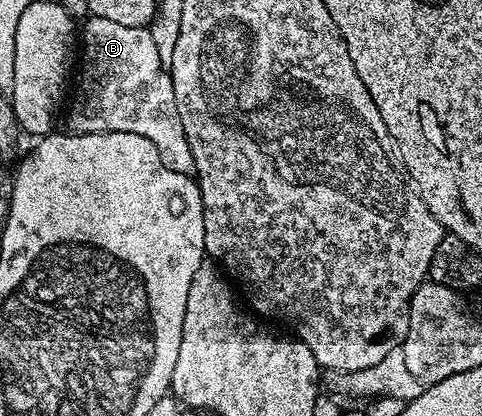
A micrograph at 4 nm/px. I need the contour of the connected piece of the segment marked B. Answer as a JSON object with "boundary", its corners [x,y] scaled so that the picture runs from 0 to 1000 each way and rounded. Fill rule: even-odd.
{"boundary":[[[185,38],[170,60],[170,108],[174,99],[174,130],[162,137],[162,185],[166,175],[166,197],[156,197],[154,221],[147,226],[145,240],[137,252],[137,281],[141,272],[139,308],[154,320],[276,320],[278,325],[295,325],[303,334],[311,334],[311,344],[320,344],[320,353],[328,353],[332,380],[340,385],[361,411],[371,416],[405,418],[407,392],[402,373],[394,363],[394,344],[386,334],[386,315],[378,305],[378,286],[369,276],[369,248],[361,238],[361,200],[357,197],[355,173],[344,163],[344,147],[332,139],[332,118],[324,111],[324,99],[315,91],[315,70],[307,65],[259,65],[255,55],[237,55],[228,46],[212,46],[210,41]]]}

